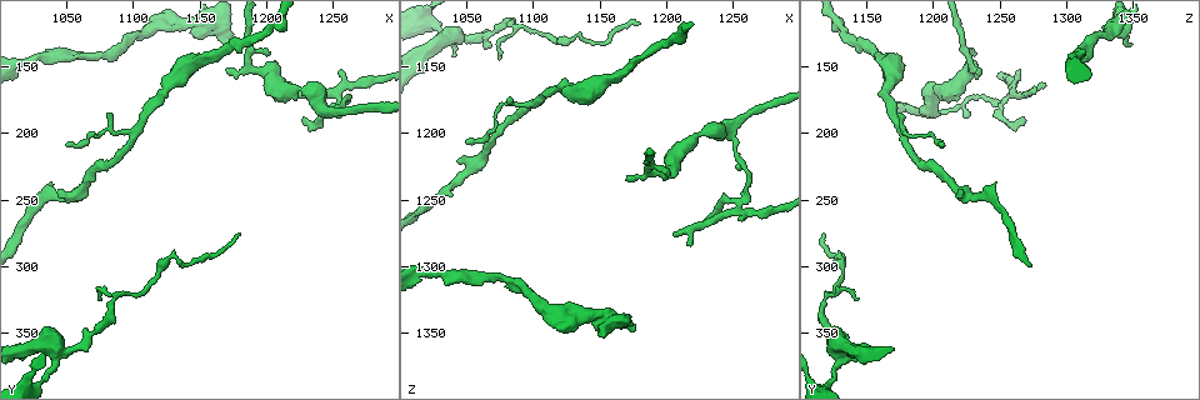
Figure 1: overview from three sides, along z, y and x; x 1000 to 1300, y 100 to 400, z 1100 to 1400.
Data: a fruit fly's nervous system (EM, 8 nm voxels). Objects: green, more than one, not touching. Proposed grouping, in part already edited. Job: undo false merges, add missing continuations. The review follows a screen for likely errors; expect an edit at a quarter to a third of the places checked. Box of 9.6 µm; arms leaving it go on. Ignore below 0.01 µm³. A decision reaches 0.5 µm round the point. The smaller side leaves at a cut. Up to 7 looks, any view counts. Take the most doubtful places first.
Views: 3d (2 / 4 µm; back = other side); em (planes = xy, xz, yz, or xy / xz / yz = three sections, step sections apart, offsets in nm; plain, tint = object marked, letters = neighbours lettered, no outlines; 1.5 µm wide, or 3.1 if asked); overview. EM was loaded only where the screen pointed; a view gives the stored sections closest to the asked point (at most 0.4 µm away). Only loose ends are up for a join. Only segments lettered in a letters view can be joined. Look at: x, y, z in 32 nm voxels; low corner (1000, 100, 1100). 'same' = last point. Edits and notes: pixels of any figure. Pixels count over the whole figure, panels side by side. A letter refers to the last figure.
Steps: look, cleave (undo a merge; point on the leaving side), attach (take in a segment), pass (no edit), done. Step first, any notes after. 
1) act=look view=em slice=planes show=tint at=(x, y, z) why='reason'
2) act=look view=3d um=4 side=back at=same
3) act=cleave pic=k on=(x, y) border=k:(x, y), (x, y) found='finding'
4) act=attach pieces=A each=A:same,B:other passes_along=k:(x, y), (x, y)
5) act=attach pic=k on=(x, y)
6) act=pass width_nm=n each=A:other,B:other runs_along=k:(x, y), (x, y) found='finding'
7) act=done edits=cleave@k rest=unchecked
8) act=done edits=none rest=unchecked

act=look view=em slice=planes show=letters at=(1132, 122, 1328) why='branch stops here'

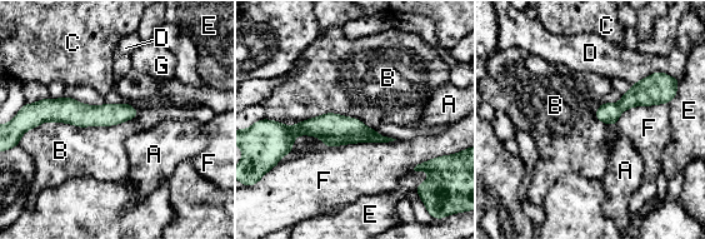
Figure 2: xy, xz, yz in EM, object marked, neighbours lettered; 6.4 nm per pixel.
act=pass width_nm=130 each=A:other,B:other,C:other,D:other,E:other,F:other,G:other runs_along=2:(281, 132), (355, 130), (384, 139) found='no lettered segment goes on from it'

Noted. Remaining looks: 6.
act=look view=3d um=2 at=(1040, 364, 1128) why='branch point'

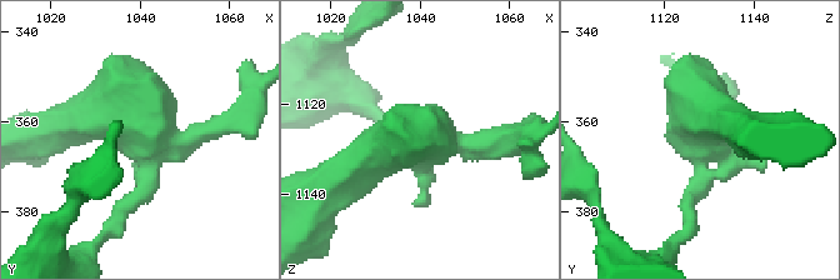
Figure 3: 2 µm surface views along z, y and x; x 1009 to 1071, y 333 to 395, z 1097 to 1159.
act=look view=em slice=planes show=letters at=(1042, 365, 1129)

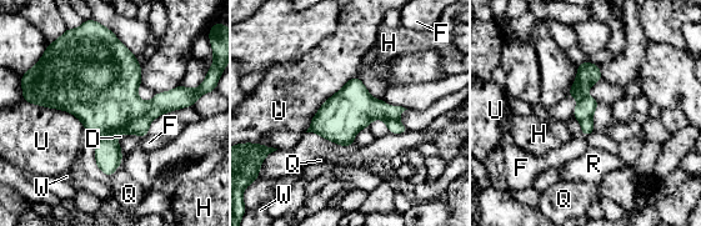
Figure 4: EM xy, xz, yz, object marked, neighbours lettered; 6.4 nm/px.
act=cleave pic=4 on=(108, 154) each=D:other,F:other,H:other,Q:other,R:other,U:other,W:other border=4:(151, 119), (134, 117), (100, 136) found='two neurons meet here'

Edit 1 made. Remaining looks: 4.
act=look view=overview why='see it whole again'

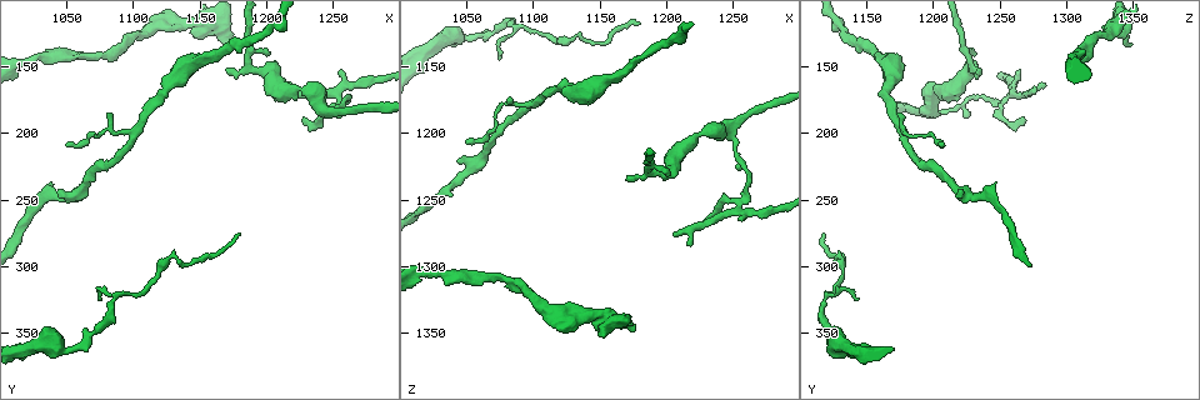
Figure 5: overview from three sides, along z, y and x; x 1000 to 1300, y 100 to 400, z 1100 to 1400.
act=look view=em slice=planes show=letters at=(1170, 154, 1232) why='an open end'

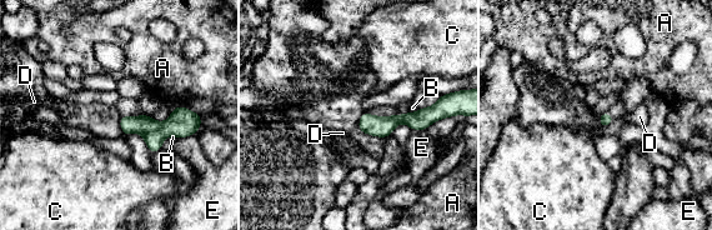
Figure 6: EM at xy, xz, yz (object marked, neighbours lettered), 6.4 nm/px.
act=attach pieces=D each=A:other,B:other,C:other,D:same,E:other found='the neuron continues'

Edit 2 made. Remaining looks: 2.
act=done edits=cleave@4,attach@6 rest=unchecked

